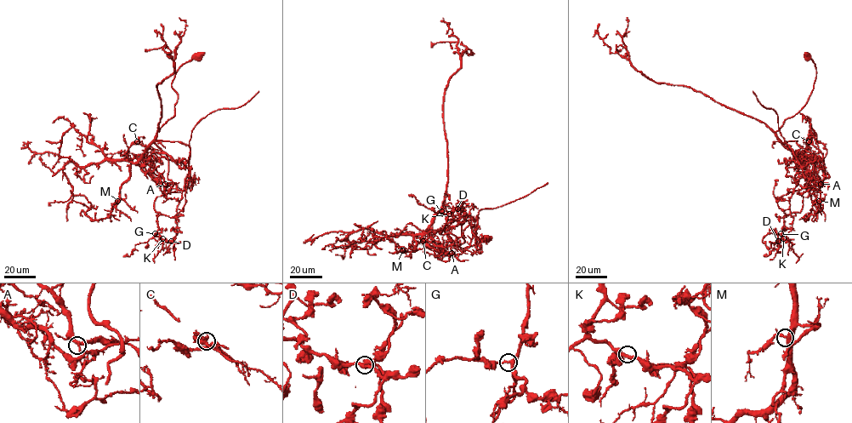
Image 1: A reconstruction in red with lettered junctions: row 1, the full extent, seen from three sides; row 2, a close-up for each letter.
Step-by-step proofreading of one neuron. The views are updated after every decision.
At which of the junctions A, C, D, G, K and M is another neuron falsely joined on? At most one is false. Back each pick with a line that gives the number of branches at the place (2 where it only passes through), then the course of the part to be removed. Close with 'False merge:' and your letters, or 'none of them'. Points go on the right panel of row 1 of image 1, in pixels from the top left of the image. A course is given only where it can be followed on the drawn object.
C: 3 branches meet; foreign part runs (809, 141), (823, 159), (803, 168), (785, 142), (812, 154), (814, 178), (764, 255)
False merge: C

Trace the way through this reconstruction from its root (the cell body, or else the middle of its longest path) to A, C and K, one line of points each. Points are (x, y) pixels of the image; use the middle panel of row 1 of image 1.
A: (485, 238), (460, 247), (464, 242), (462, 225), (444, 204), (422, 238), (443, 256), (451, 253)
C: (485, 238), (460, 247), (464, 242), (462, 225), (444, 204), (411, 242), (423, 241)
K: (485, 238), (460, 247), (462, 225), (444, 204), (424, 241), (451, 243), (440, 234), (449, 214)

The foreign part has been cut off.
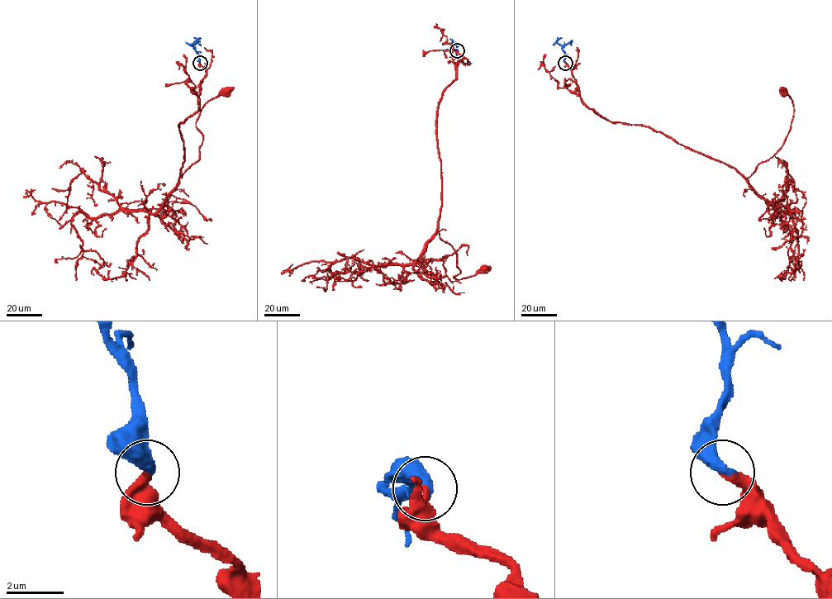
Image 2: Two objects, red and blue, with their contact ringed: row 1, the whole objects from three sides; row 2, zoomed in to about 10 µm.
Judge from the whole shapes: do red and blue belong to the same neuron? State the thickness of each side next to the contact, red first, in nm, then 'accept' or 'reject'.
240 nm thick on the red side, 480 nm on the other; accept

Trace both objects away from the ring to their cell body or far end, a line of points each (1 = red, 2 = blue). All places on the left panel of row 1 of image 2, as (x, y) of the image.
1: (200, 62), (206, 75), (198, 108), (178, 125), (182, 178), (200, 158), (201, 109), (226, 92)
2: (200, 62), (192, 44), (196, 41), (201, 45)

